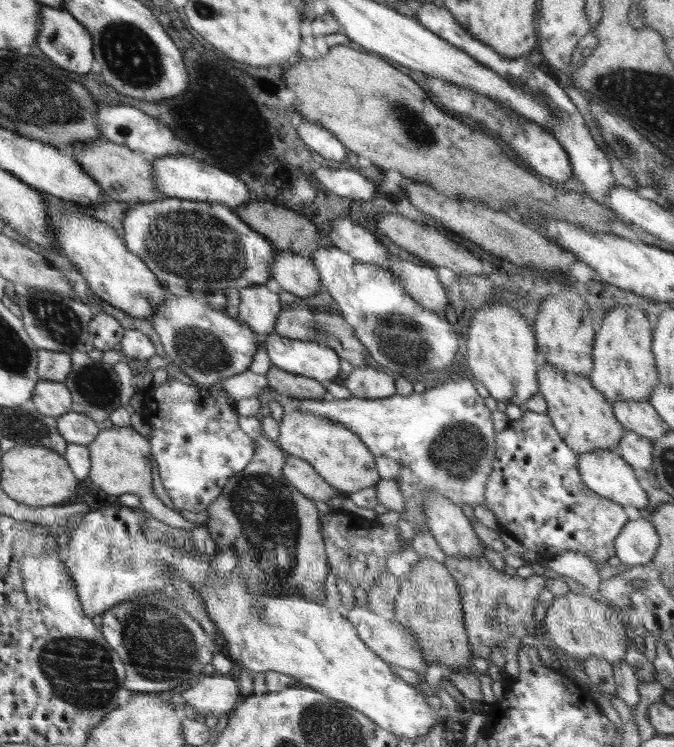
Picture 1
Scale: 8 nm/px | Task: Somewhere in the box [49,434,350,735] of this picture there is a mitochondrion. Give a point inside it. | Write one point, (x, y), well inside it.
(268, 517)

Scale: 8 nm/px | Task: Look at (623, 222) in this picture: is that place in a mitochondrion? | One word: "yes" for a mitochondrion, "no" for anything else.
no

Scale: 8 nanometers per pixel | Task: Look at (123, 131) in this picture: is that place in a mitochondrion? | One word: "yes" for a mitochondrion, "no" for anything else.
no

